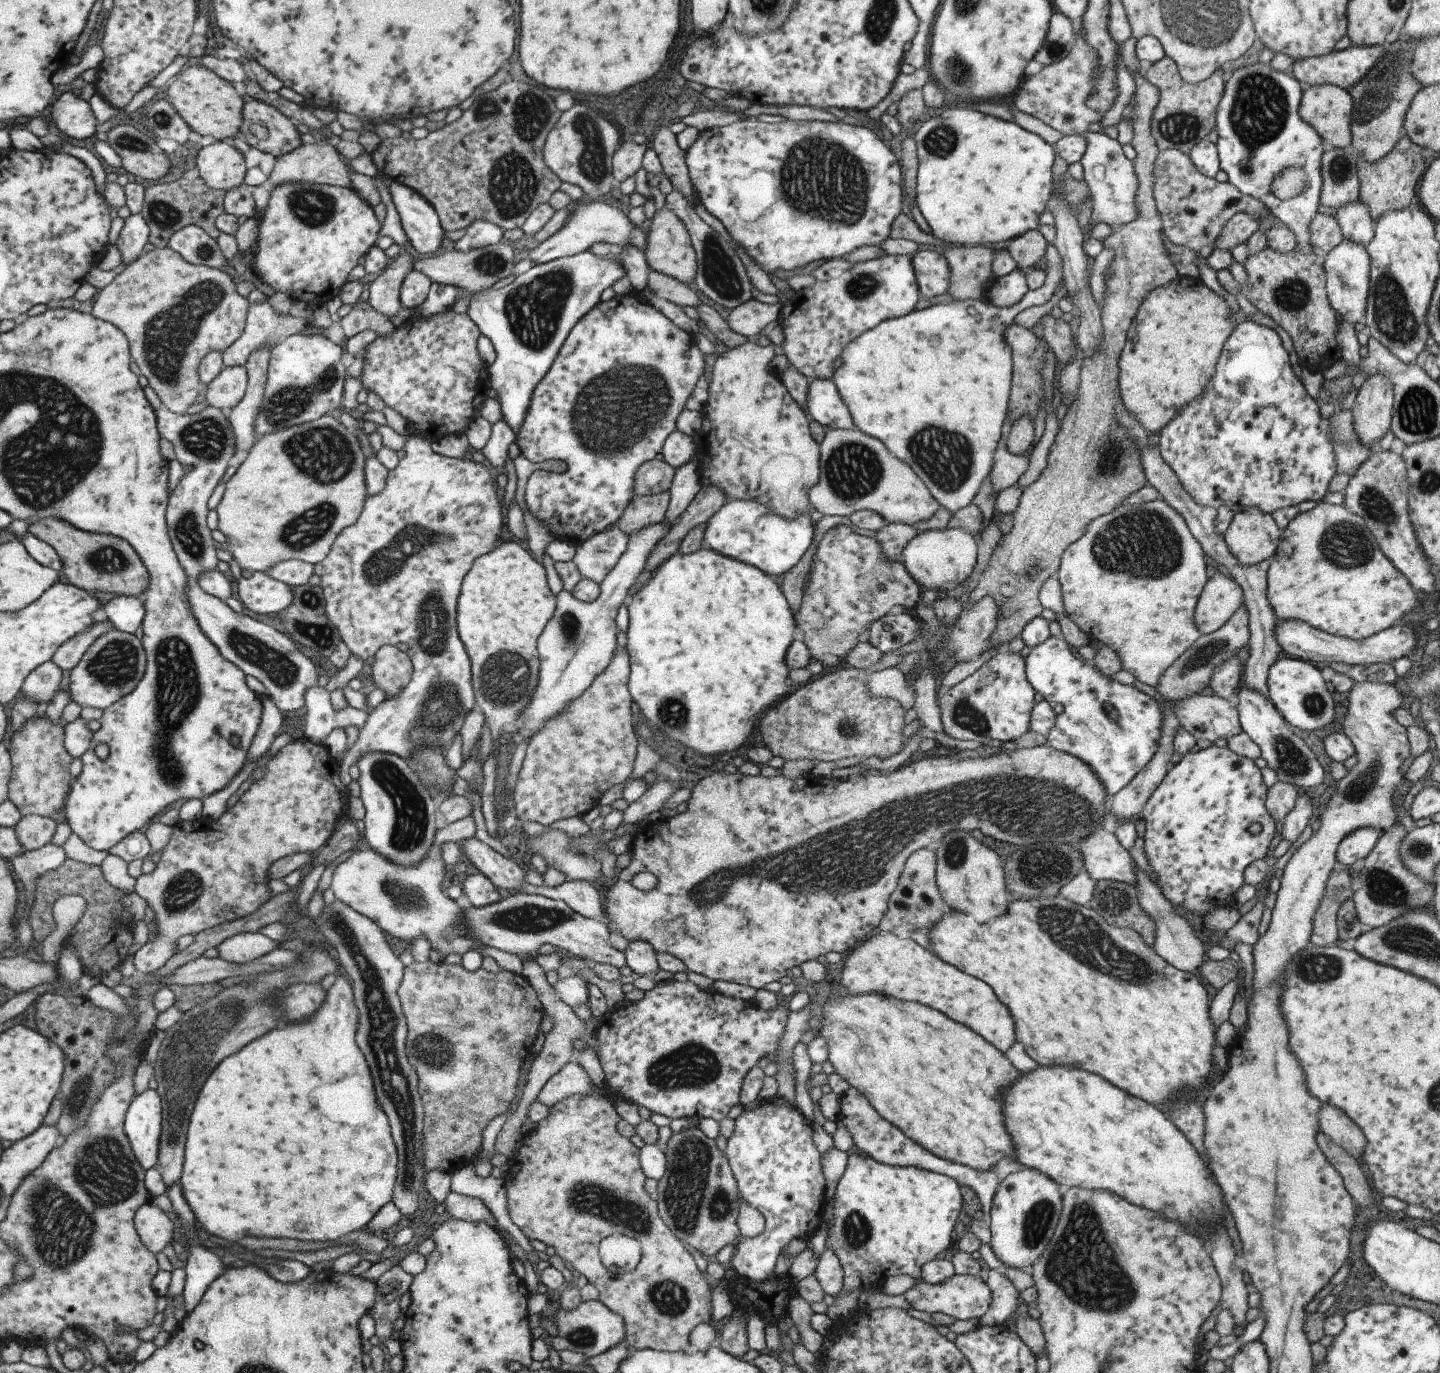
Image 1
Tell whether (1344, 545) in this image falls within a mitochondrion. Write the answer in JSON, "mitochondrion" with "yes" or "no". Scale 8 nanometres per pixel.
{"mitochondrion":"yes"}

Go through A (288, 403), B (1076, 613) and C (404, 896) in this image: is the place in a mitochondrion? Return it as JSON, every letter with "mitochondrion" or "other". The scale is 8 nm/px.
{"A":"mitochondrion","B":"other","C":"mitochondrion"}

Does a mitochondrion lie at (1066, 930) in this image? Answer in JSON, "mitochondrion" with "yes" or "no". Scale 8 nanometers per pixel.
{"mitochondrion":"yes"}

